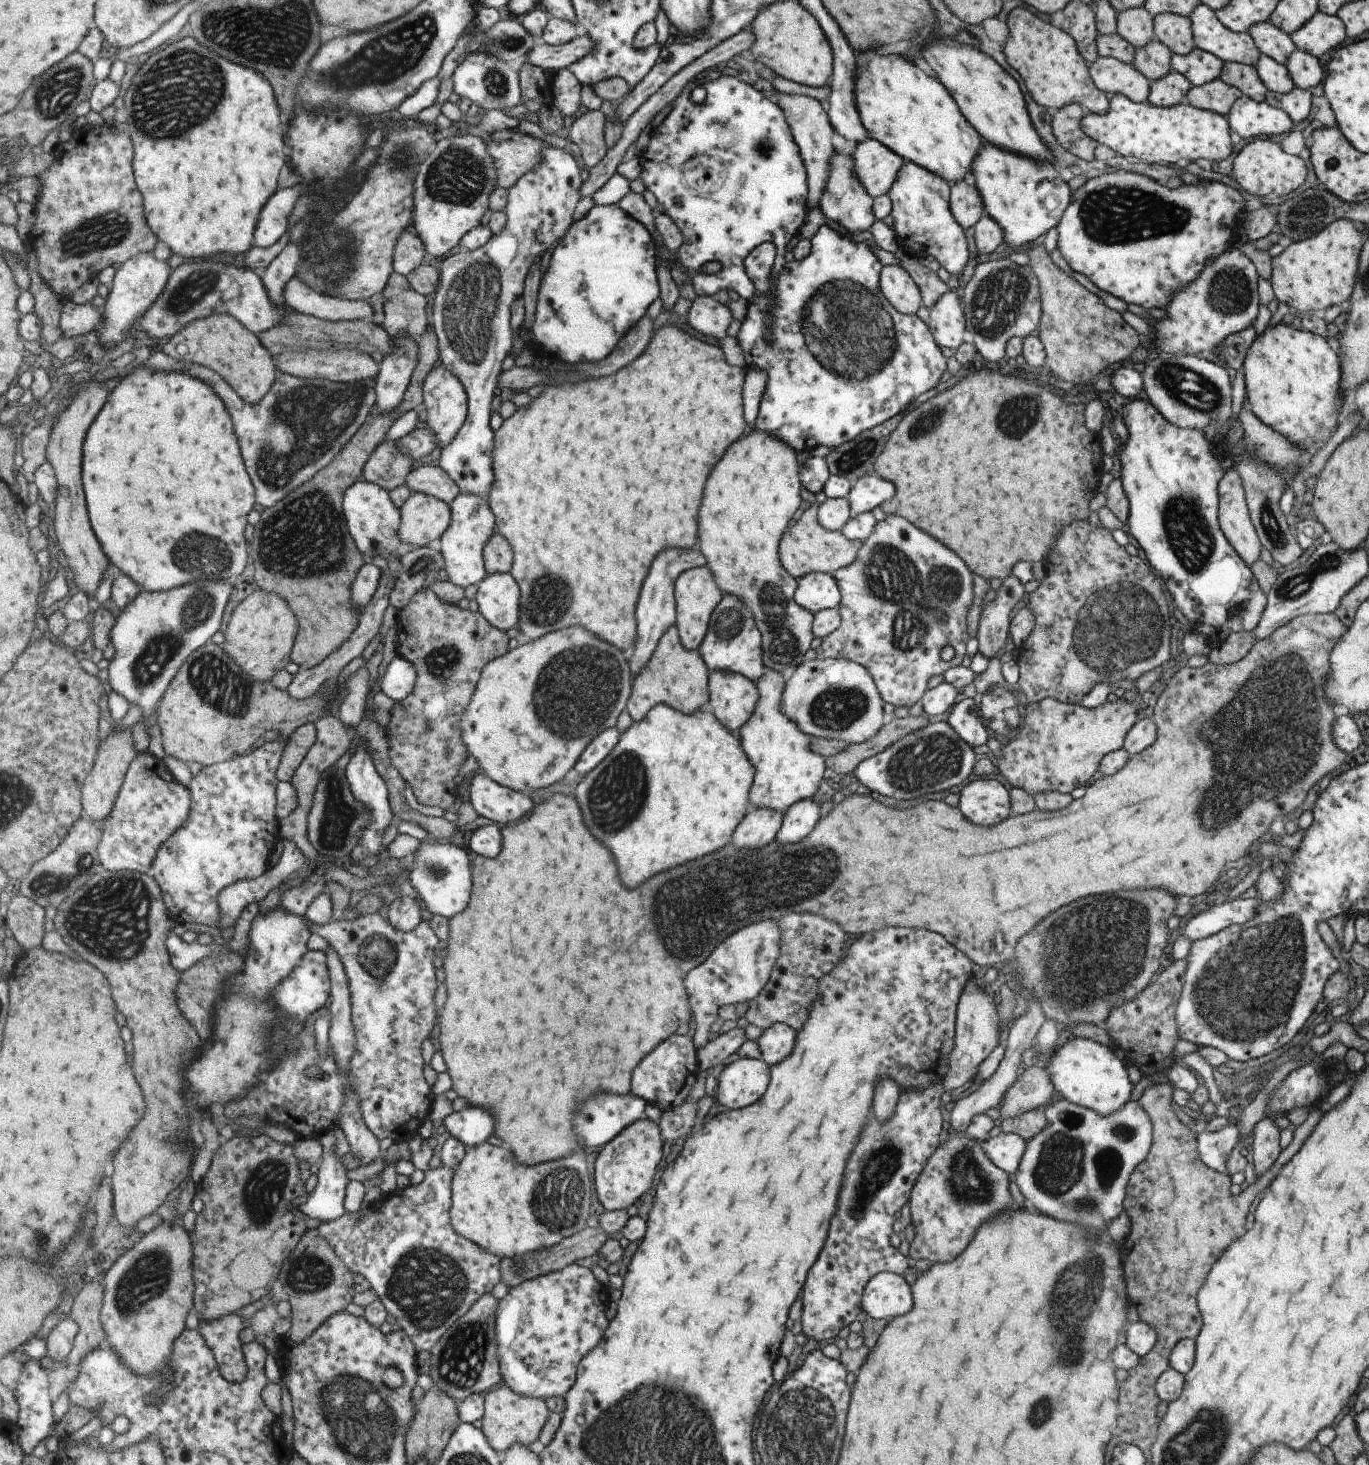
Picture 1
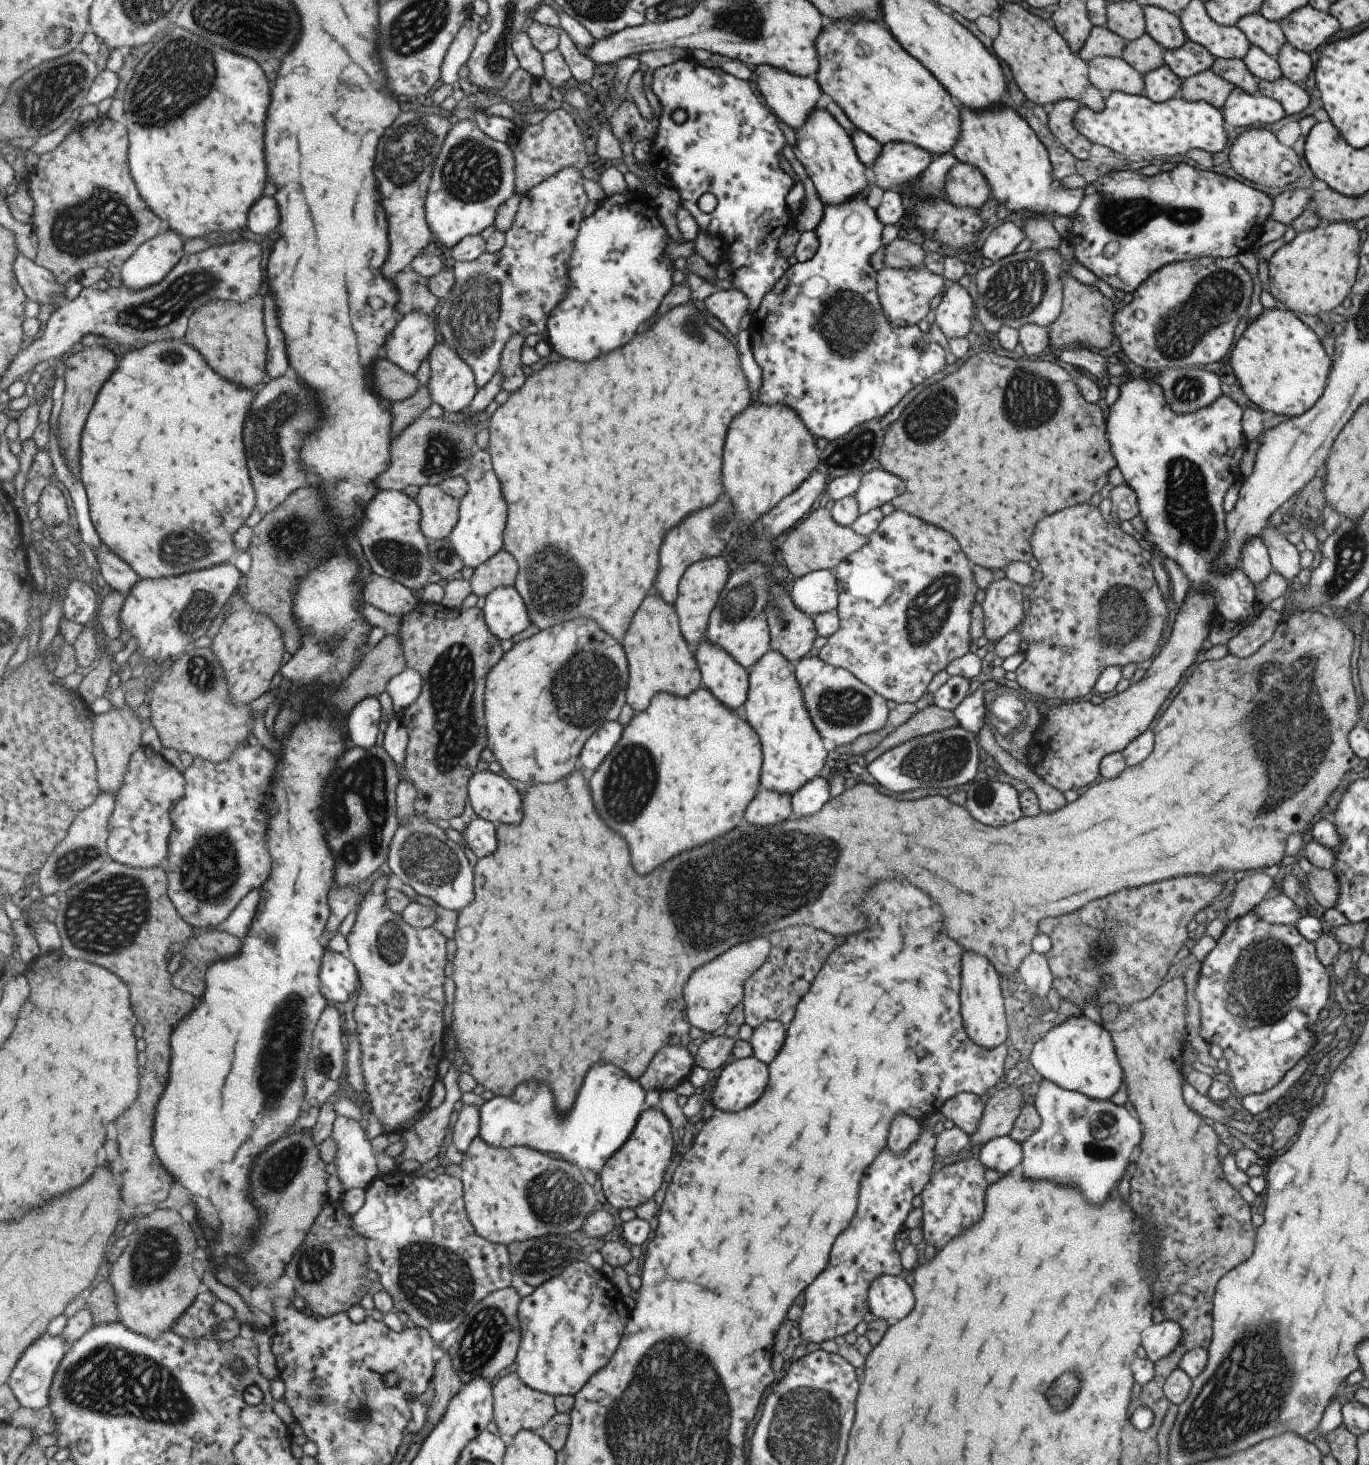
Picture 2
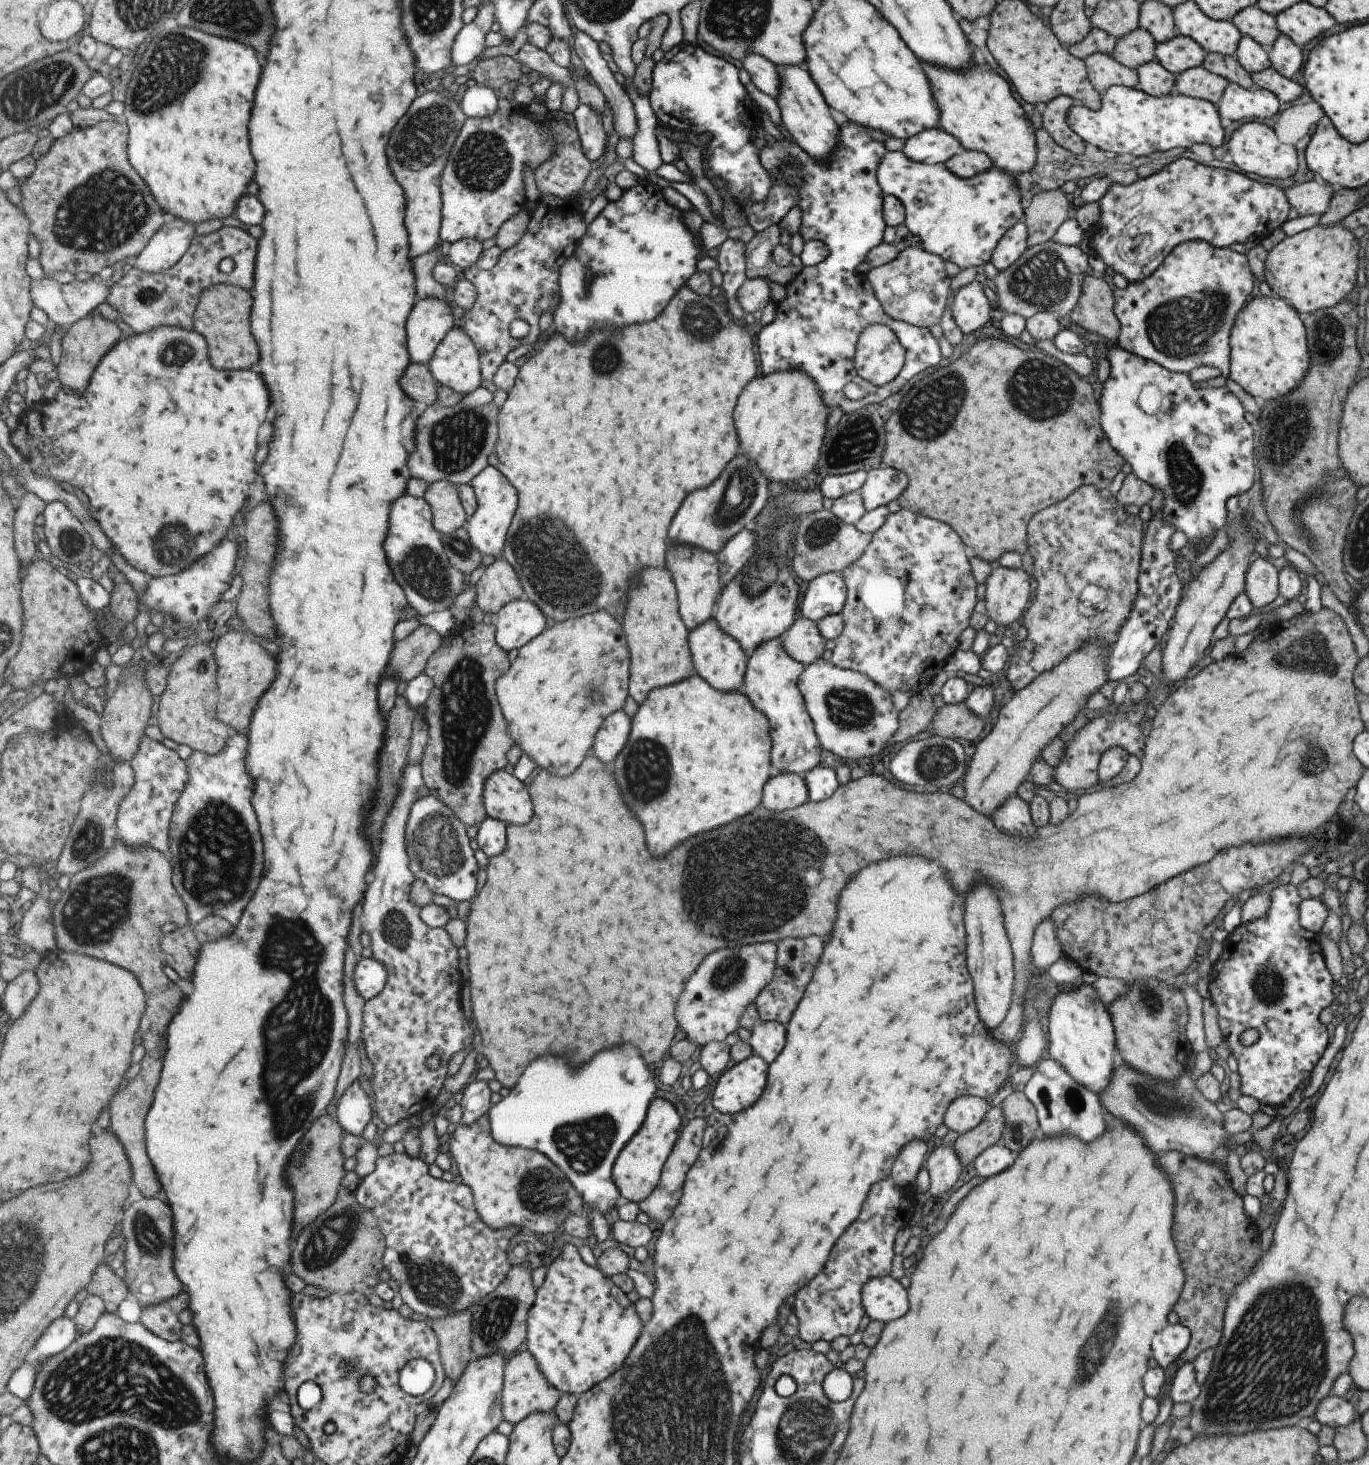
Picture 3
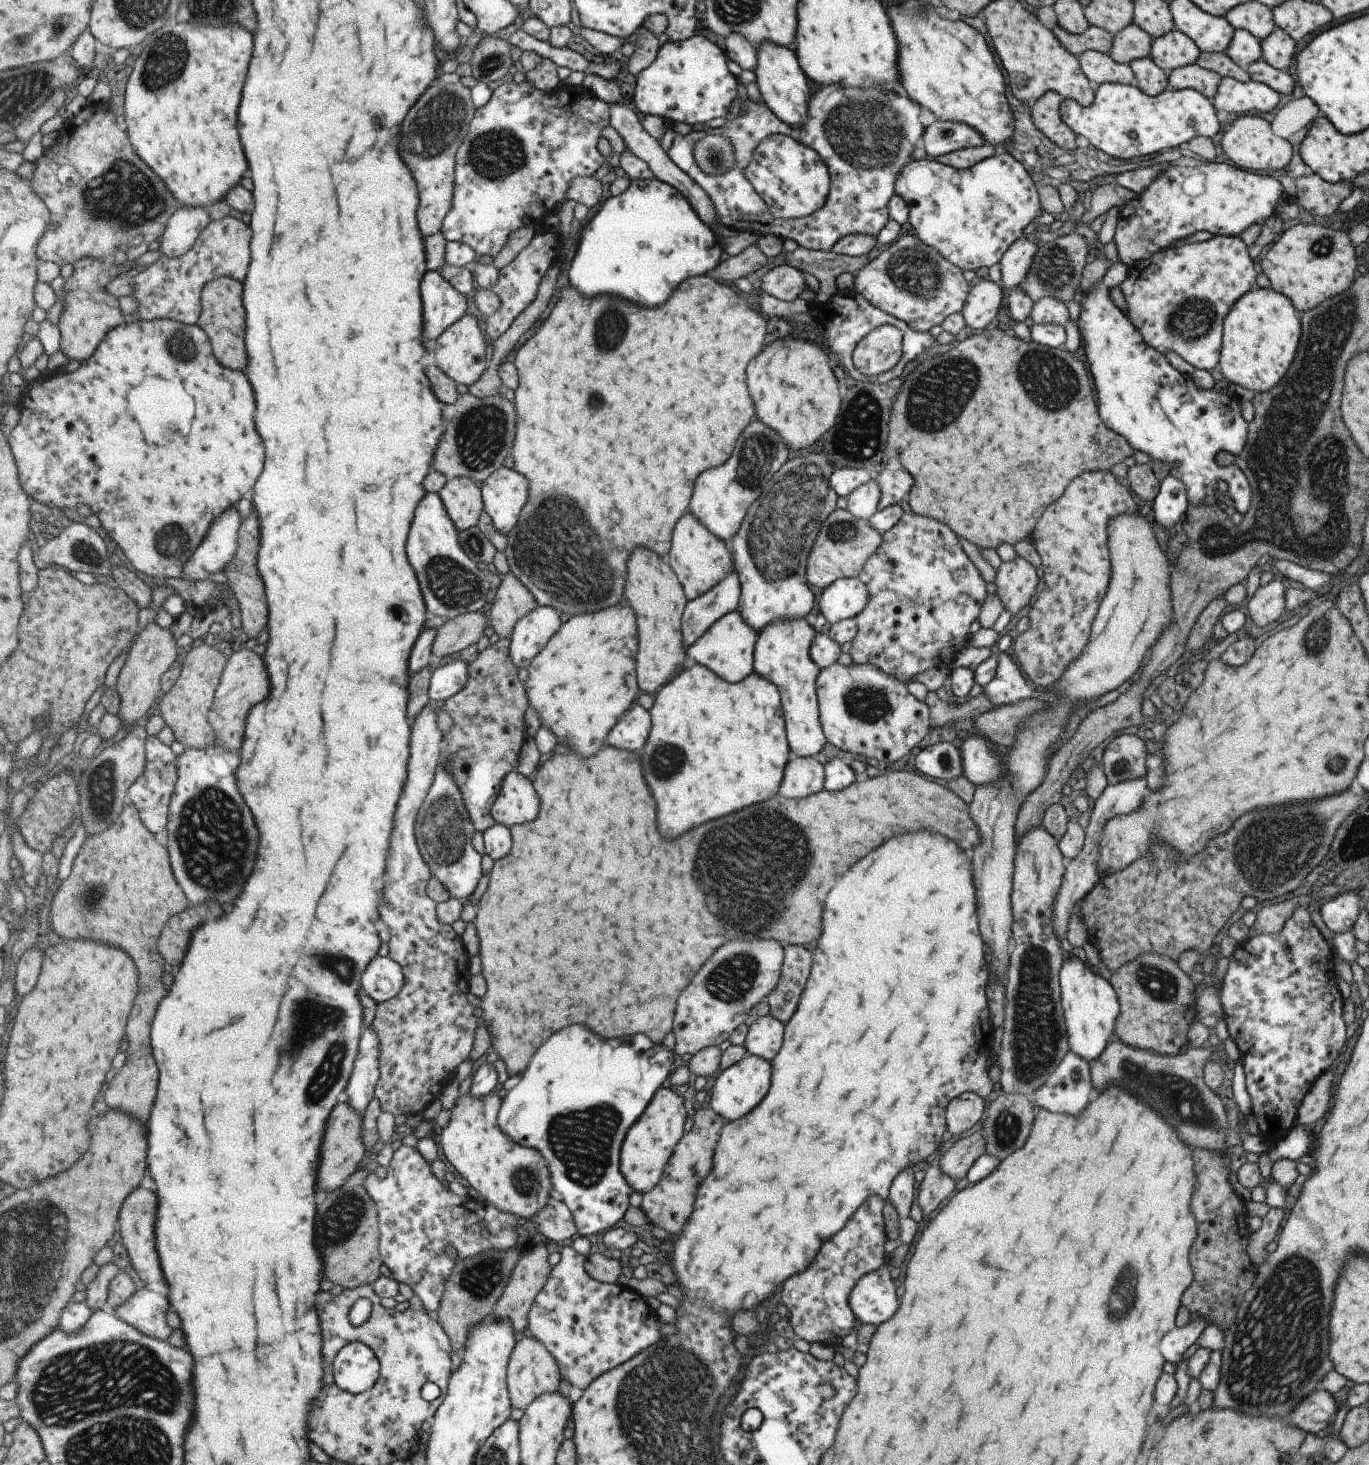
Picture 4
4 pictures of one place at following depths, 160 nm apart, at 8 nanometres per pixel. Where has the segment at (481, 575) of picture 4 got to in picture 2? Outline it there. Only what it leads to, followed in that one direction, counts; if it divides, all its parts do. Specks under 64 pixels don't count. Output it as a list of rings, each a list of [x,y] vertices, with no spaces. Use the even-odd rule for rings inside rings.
[[[382,490],[368,505],[364,518],[357,538],[369,564],[373,566],[373,572],[400,582],[422,595],[431,582],[436,582],[438,575],[431,563],[429,539],[422,531],[422,508],[418,501],[404,491]]]

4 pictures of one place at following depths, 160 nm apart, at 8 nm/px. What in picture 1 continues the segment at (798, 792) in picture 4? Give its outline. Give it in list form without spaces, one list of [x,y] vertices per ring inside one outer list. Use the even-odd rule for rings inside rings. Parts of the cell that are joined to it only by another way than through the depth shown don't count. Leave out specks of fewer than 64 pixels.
[[[751,808],[735,826],[731,844],[735,848],[757,850],[774,841],[781,826],[782,814],[769,808]]]

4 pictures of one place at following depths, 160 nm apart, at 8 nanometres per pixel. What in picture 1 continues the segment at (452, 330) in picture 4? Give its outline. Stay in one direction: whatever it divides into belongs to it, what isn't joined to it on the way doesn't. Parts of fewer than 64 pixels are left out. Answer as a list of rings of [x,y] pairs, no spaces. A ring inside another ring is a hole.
[[[441,362],[437,368],[433,368],[429,378],[425,380],[423,408],[427,411],[427,426],[437,436],[437,448],[449,447],[458,438],[463,424],[466,424],[470,398],[462,381],[453,372],[447,370]]]

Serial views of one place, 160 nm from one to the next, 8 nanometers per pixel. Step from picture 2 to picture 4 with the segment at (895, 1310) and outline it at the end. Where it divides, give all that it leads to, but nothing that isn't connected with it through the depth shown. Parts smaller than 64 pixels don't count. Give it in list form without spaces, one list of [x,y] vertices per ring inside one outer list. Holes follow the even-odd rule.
[[[883,1263],[876,1271],[861,1276],[849,1291],[849,1308],[863,1325],[877,1326],[891,1318],[897,1308],[897,1296],[889,1271],[888,1263]]]

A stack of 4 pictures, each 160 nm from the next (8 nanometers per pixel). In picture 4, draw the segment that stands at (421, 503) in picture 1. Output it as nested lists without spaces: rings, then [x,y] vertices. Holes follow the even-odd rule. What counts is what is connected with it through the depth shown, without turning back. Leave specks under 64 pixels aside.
[[[467,477],[451,479],[440,491],[448,515],[460,531],[477,527],[483,511],[486,511],[482,484]]]

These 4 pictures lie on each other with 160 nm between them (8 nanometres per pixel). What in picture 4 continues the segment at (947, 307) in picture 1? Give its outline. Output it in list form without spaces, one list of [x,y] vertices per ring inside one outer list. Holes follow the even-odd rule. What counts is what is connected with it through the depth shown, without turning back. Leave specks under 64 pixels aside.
[[[979,278],[971,283],[960,312],[966,327],[984,330],[987,324],[991,324],[1001,308],[1000,287],[1000,283],[989,279]]]

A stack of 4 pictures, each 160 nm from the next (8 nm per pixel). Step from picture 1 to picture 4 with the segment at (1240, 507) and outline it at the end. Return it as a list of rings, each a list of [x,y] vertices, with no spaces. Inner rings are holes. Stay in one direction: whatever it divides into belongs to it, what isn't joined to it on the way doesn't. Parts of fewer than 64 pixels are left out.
[[[1273,579],[1269,584],[1257,588],[1256,592],[1253,594],[1248,594],[1246,598],[1244,610],[1246,614],[1251,618],[1252,623],[1255,626],[1267,626],[1271,622],[1279,621],[1285,615],[1285,606],[1284,606],[1284,590],[1281,586],[1281,583]]]

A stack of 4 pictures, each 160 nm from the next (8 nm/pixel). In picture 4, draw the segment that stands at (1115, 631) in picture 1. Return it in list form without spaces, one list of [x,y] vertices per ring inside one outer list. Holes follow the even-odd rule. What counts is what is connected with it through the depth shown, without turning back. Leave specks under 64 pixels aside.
[[[1111,471],[1082,472],[1071,484],[1067,484],[1065,492],[1045,508],[1043,516],[1037,520],[1033,528],[1031,544],[1041,559],[1040,593],[1026,611],[1029,627],[1015,638],[1011,648],[1015,654],[1014,660],[1021,674],[1029,678],[1033,684],[1045,686],[1051,684],[1063,668],[1079,658],[1079,652],[1087,644],[1089,628],[1097,606],[1107,592],[1110,581],[1110,558],[1106,543],[1106,526],[1117,515],[1135,513],[1139,502],[1133,497],[1126,483],[1113,476]]]

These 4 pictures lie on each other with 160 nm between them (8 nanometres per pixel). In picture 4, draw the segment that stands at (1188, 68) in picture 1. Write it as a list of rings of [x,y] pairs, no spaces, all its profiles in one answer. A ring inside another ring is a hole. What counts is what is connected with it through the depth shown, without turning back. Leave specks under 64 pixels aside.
[[[1175,28],[1163,36],[1155,37],[1148,54],[1155,66],[1165,73],[1193,64],[1199,55],[1200,50],[1195,43]]]

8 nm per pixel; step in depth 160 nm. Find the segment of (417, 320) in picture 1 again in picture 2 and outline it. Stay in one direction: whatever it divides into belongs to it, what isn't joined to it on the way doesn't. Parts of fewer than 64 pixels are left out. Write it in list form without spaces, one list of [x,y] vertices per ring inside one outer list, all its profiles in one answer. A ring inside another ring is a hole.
[[[407,268],[398,272],[393,282],[400,290],[400,303],[398,309],[401,316],[411,311],[423,311],[433,315],[436,312],[437,304],[441,299],[433,294],[428,277],[416,273],[413,268]]]

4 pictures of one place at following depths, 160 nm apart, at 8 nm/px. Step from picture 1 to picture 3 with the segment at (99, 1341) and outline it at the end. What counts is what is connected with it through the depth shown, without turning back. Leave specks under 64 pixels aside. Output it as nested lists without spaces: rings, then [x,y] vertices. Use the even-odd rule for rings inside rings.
[[[100,1266],[86,1290],[91,1295],[99,1295],[106,1302],[106,1310],[112,1313],[119,1310],[121,1302],[130,1297],[127,1280],[118,1277],[107,1267]]]

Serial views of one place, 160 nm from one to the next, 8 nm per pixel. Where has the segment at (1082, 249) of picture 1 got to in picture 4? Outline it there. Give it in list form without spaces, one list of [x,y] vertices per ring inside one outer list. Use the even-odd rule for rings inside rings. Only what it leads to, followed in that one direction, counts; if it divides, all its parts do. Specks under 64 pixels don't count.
[[[1211,163],[1190,168],[1170,164],[1161,175],[1147,186],[1140,195],[1128,200],[1118,211],[1116,229],[1112,238],[1117,246],[1118,262],[1129,266],[1146,259],[1154,252],[1174,246],[1171,242],[1177,238],[1187,238],[1195,232],[1211,232],[1212,235],[1238,235],[1253,222],[1261,224],[1263,220],[1277,217],[1273,209],[1275,202],[1285,195],[1277,178],[1259,176],[1246,172],[1236,166],[1225,163]]]

